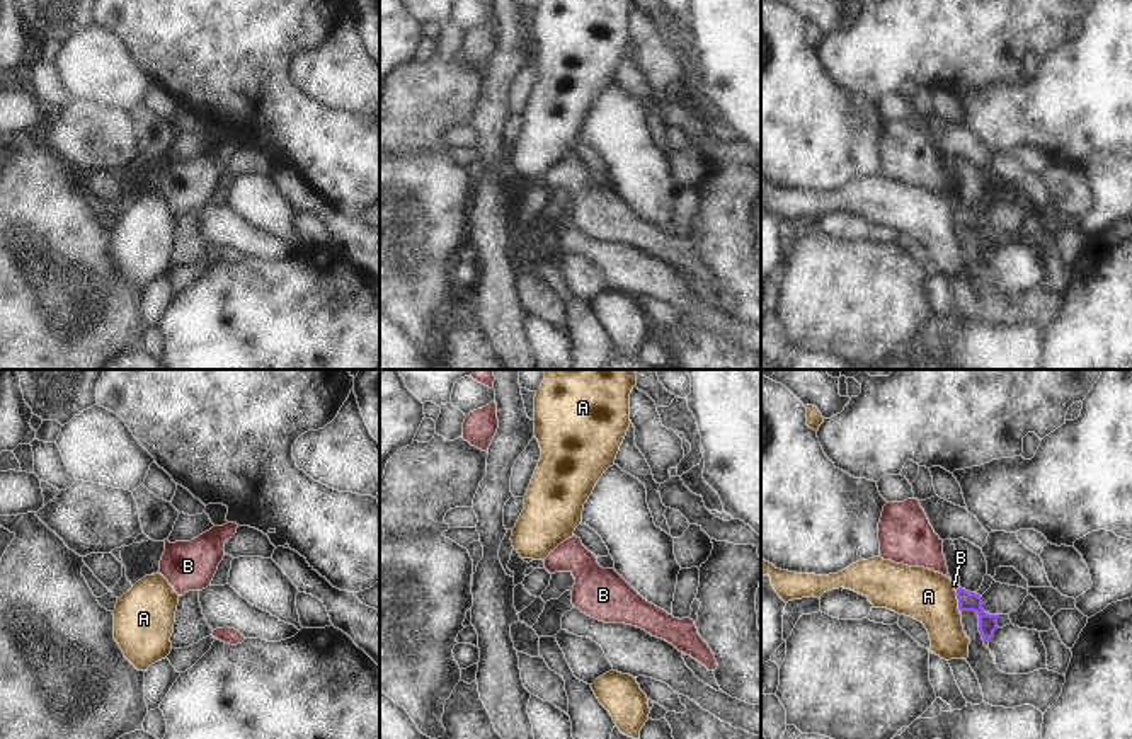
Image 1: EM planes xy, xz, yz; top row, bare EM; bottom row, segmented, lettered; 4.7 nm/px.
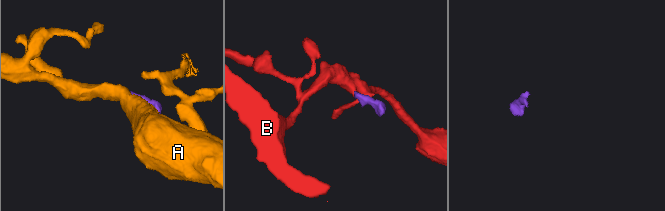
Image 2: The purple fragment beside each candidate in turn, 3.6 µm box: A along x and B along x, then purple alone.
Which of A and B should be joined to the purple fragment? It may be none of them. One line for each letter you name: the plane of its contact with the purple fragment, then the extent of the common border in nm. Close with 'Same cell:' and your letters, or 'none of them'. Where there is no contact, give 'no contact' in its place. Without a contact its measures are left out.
B: no contact
Same cell: B

